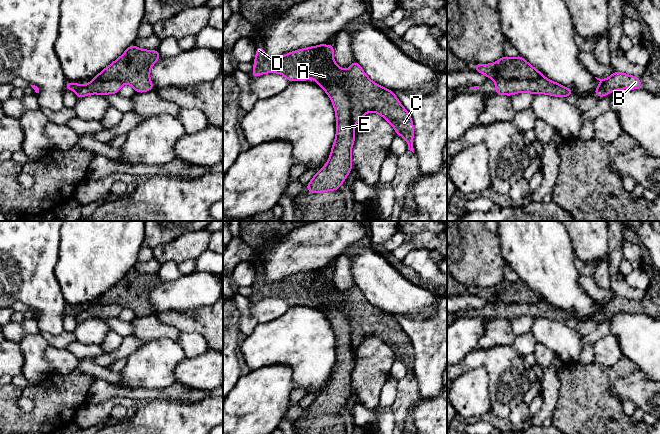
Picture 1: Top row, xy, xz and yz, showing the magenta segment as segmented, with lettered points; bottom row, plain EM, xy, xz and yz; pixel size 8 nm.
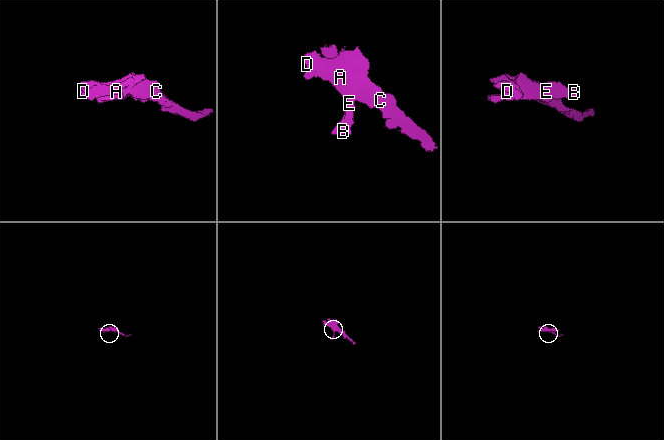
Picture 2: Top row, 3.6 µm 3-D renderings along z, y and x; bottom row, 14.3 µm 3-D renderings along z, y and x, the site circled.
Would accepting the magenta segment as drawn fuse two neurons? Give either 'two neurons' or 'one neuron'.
two neurons

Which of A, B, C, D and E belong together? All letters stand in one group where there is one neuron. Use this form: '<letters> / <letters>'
A B E / C D

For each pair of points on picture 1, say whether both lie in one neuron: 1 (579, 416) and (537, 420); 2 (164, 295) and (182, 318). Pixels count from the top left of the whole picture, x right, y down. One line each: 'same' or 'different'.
1: different
2: different

